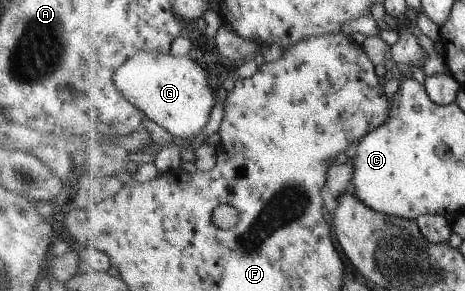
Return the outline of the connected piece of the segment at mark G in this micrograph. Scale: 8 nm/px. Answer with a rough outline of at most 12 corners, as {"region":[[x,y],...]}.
{"region":[[145,50],[118,89],[174,137],[196,138],[216,106],[206,70]]}

